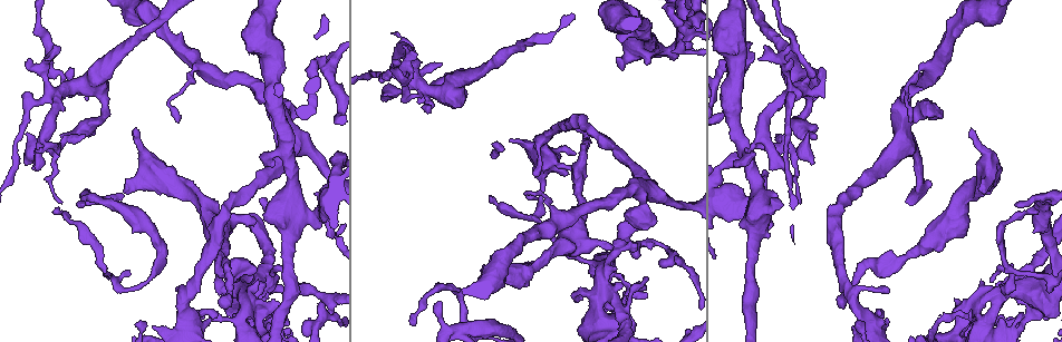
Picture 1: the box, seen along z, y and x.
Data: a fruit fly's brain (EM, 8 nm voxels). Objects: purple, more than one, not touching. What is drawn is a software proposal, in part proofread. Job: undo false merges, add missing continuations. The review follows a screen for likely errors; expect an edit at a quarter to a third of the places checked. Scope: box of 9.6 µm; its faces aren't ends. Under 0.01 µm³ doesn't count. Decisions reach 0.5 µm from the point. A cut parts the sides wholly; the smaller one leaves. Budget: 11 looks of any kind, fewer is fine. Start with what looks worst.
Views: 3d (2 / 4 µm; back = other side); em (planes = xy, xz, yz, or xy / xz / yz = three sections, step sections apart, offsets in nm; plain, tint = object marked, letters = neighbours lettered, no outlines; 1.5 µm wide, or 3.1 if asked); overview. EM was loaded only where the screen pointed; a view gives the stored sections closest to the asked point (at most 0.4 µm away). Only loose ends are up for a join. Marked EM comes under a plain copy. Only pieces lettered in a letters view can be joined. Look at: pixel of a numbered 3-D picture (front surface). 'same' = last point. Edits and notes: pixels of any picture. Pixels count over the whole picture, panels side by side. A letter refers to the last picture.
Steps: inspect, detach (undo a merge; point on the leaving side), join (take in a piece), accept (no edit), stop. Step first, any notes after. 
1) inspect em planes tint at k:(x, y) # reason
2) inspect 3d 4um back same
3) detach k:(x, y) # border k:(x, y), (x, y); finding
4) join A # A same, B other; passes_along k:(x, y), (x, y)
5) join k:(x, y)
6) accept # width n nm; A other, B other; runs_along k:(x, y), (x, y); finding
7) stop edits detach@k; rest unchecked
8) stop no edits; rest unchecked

inspect em yz step 4 letters at 1:(613, 249)

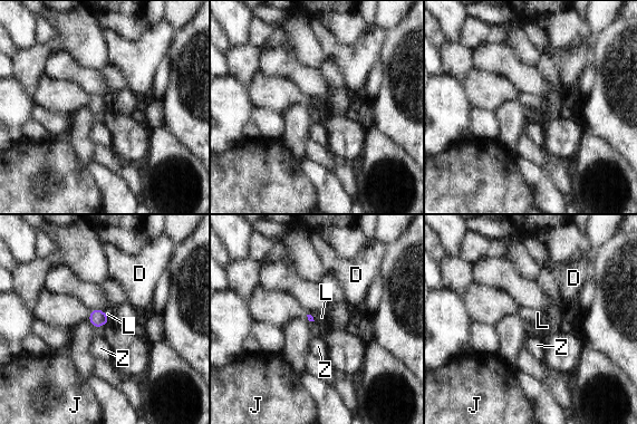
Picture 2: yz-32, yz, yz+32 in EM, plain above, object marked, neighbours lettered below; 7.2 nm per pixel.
inspect em planes letters same # another direction

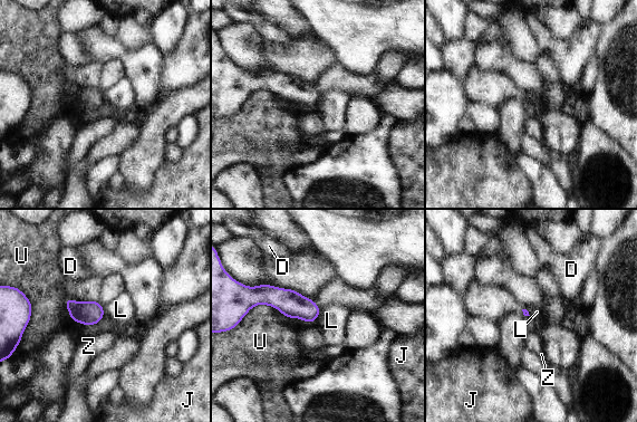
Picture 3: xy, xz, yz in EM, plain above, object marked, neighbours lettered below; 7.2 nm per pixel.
accept # longest_contact U 240 nm; D other, J other, L other, U other, Z other; none of them fits

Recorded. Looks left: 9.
inspect 3d 4um at 1:(646, 286) # an open end

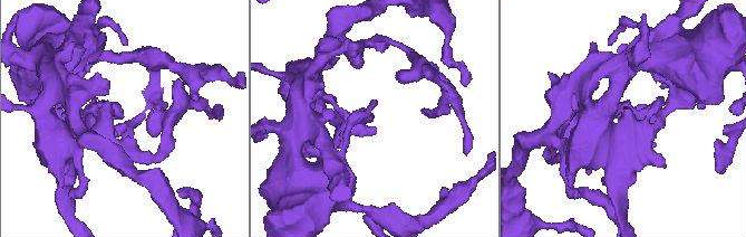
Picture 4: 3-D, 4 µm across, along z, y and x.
inspect em xy step 8 tint at 4:(373, 116)

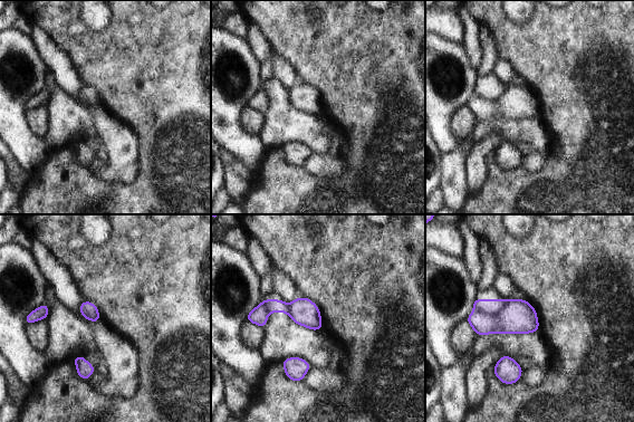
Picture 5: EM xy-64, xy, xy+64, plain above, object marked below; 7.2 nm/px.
inspect em planes letters same

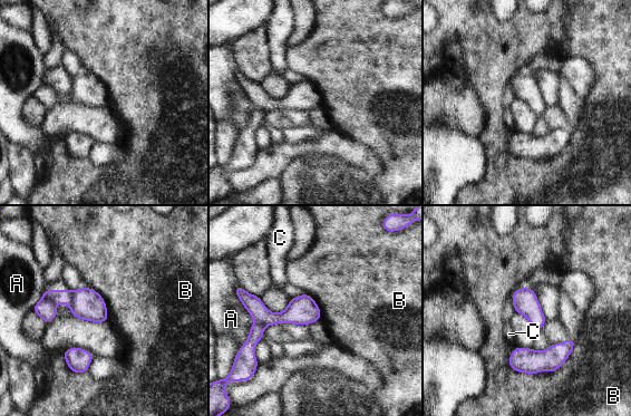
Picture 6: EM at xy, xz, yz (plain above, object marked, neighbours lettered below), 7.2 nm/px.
detach 6:(87, 303) # width 200 nm; A other, B other, C other; a second cell is stuck on

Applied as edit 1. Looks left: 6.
inspect 3d 4um at 1:(969, 130) # branch stops here

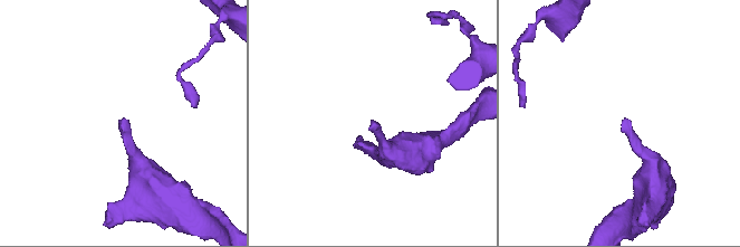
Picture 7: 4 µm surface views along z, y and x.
inspect em planes tint at 7:(125, 118) # shape alone is not enough

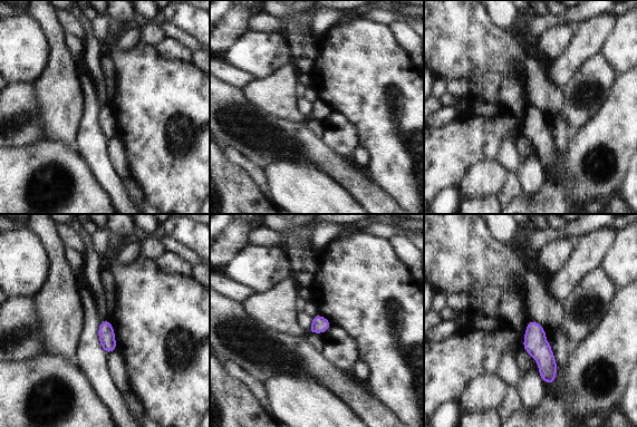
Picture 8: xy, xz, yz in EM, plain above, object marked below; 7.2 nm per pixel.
inspect em planes letters same

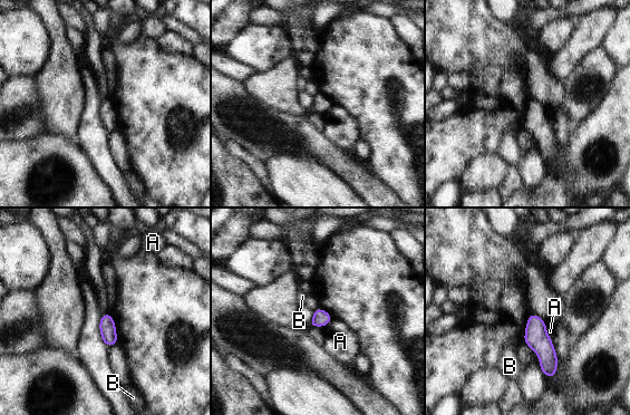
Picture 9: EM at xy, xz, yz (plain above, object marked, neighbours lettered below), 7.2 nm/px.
accept # longest_contact A 100 nm; A other, B other; border 9:(332, 318), (323, 327); none of them fits

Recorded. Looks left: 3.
inspect 3d 4um at 1:(979, 190) # an open end

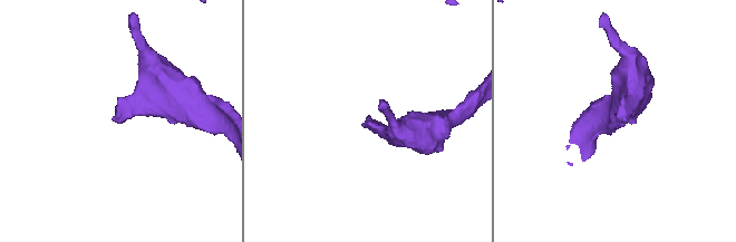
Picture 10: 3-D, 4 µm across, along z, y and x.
inspect em xy step 4 letters at 10:(369, 119) # now the EM

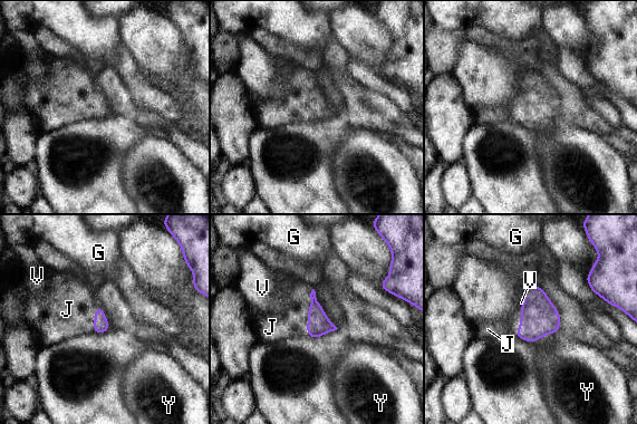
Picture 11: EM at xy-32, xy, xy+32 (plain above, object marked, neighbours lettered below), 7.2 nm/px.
inspect em planes letters same

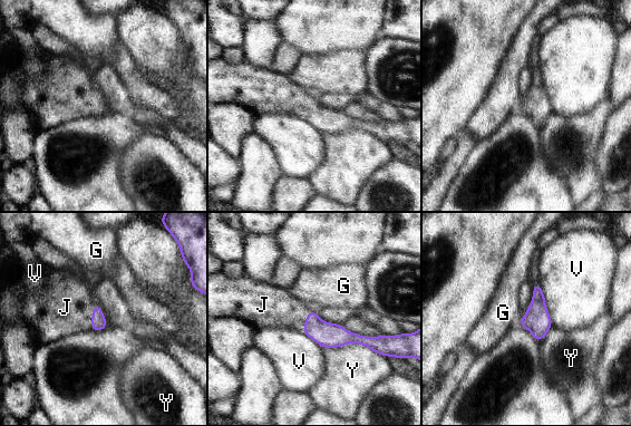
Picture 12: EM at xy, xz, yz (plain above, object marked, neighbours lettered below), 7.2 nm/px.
join J # G other, J same, V other, Y other; passes_along 12:(98, 321), (91, 317), (65, 307); it goes on there

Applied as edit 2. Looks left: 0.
stop edits detach@6, join@12; rest unchecked

